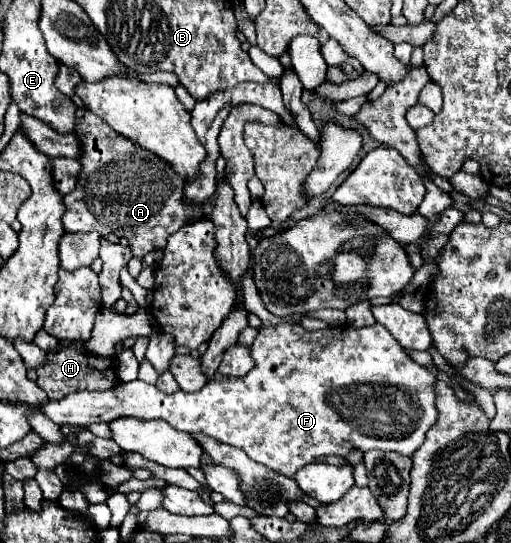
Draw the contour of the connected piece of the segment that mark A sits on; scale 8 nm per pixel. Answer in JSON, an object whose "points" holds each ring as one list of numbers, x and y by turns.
{"points":[[85,112,83,120,75,126,83,144,83,172,71,194,63,198,65,232,99,232,107,236,113,232,129,240,133,254,139,260,157,246,165,246,167,238,177,232,187,220,201,216,201,206,183,204,183,178,177,176,161,158,135,146,111,130,99,116]]}

